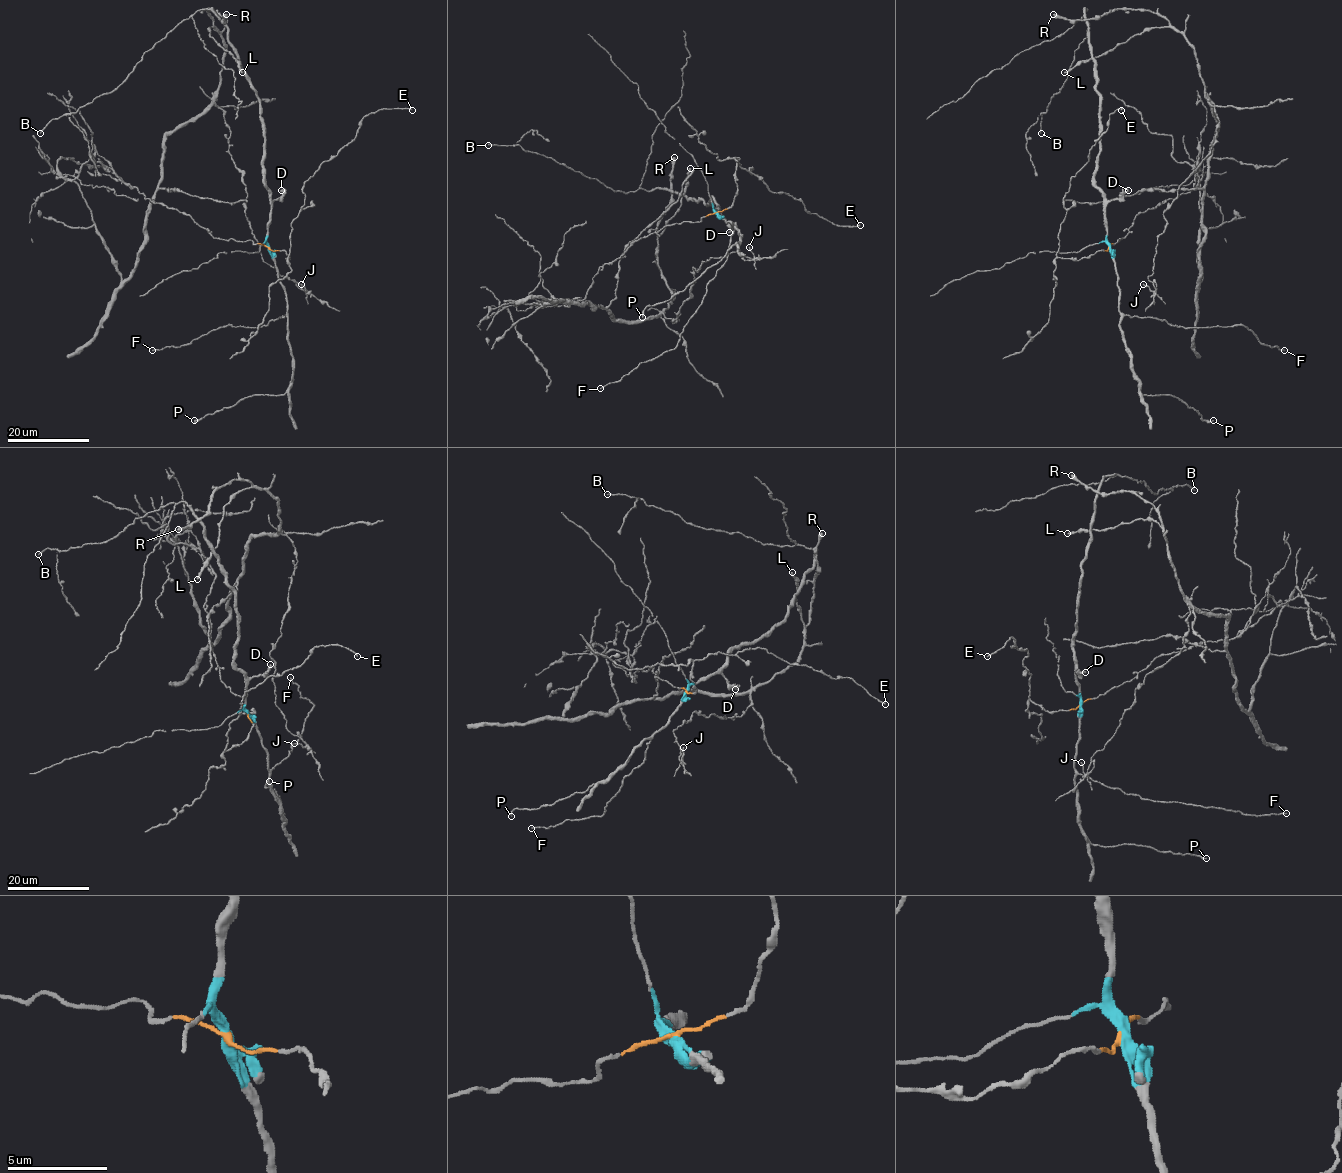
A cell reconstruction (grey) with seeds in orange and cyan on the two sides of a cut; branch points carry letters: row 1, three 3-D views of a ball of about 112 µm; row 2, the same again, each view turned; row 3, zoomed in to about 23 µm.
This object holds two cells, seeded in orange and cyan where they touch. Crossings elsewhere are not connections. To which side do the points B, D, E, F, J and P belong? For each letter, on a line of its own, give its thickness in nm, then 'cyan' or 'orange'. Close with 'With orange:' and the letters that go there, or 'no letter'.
B: 160 nm thick; cyan
D: 320 nm thick; cyan
E: 190 nm thick; orange
F: 160 nm thick; cyan
J: 160 nm thick; orange
P: 200 nm thick; cyan
With orange: E, J

